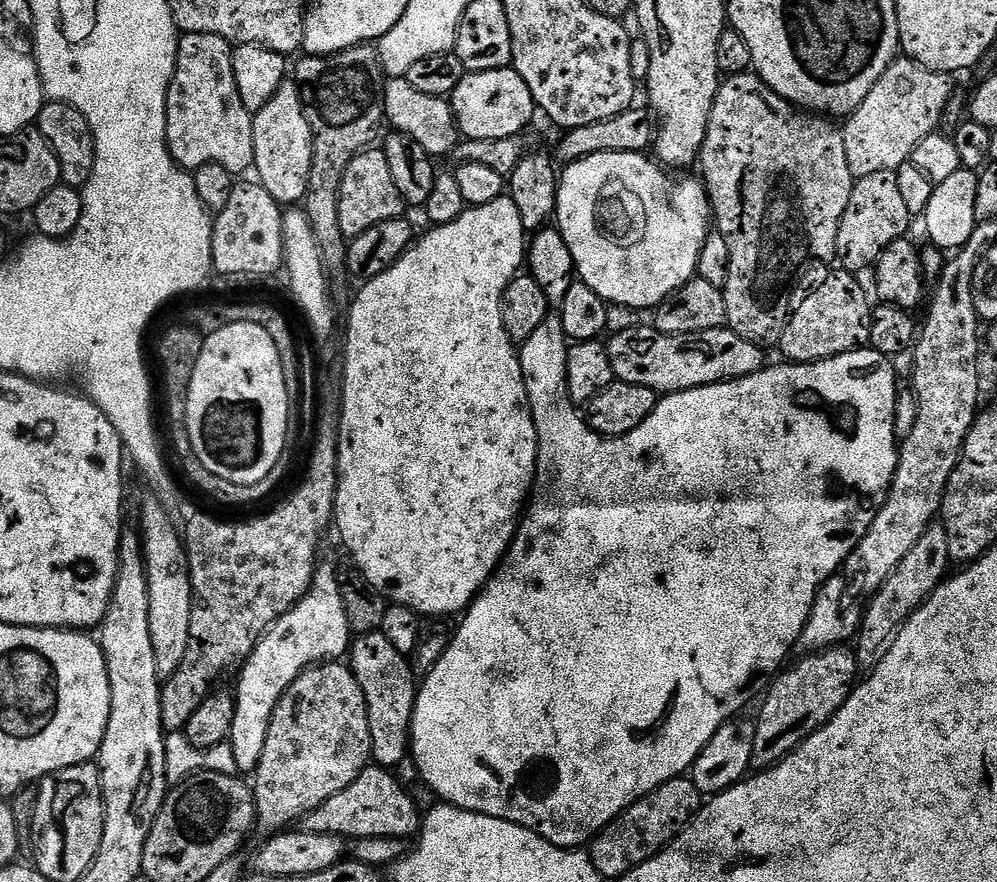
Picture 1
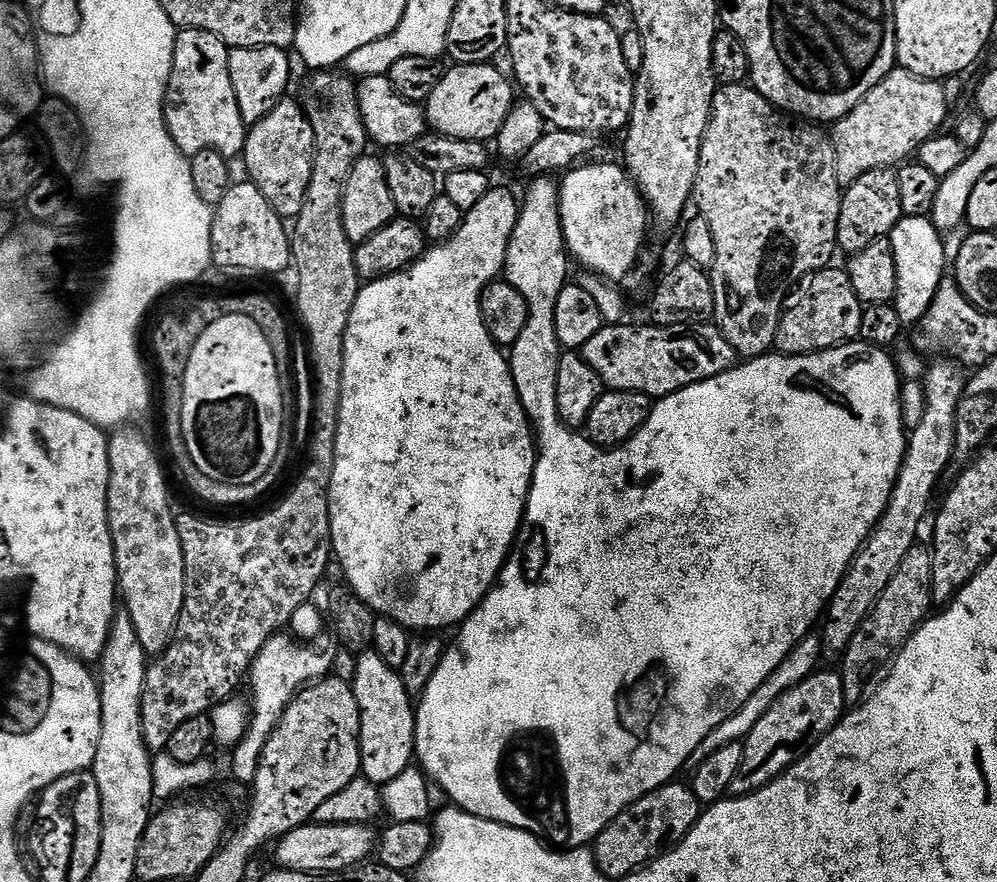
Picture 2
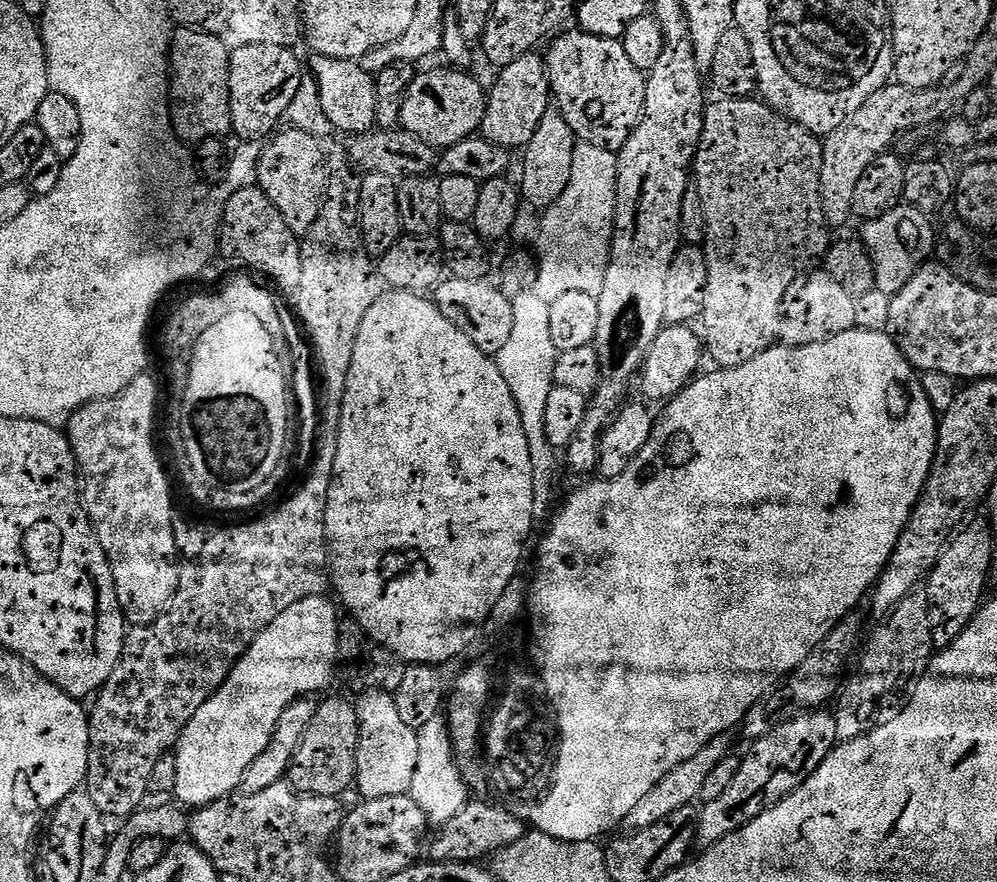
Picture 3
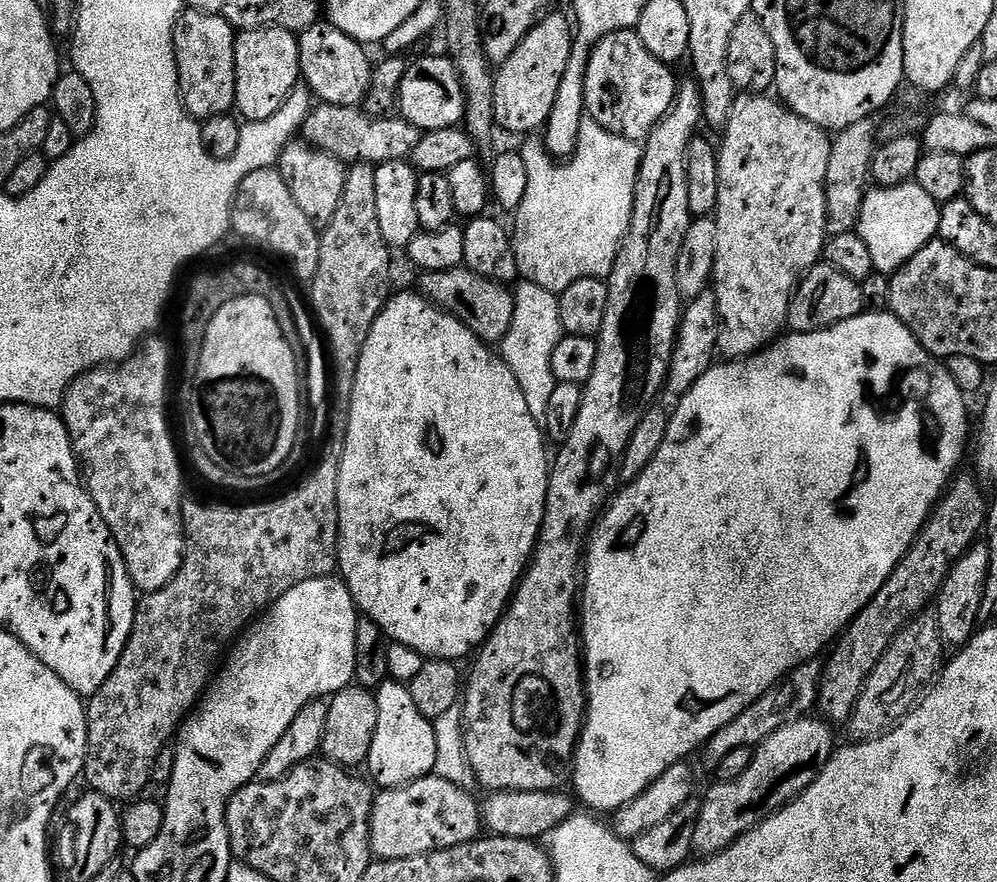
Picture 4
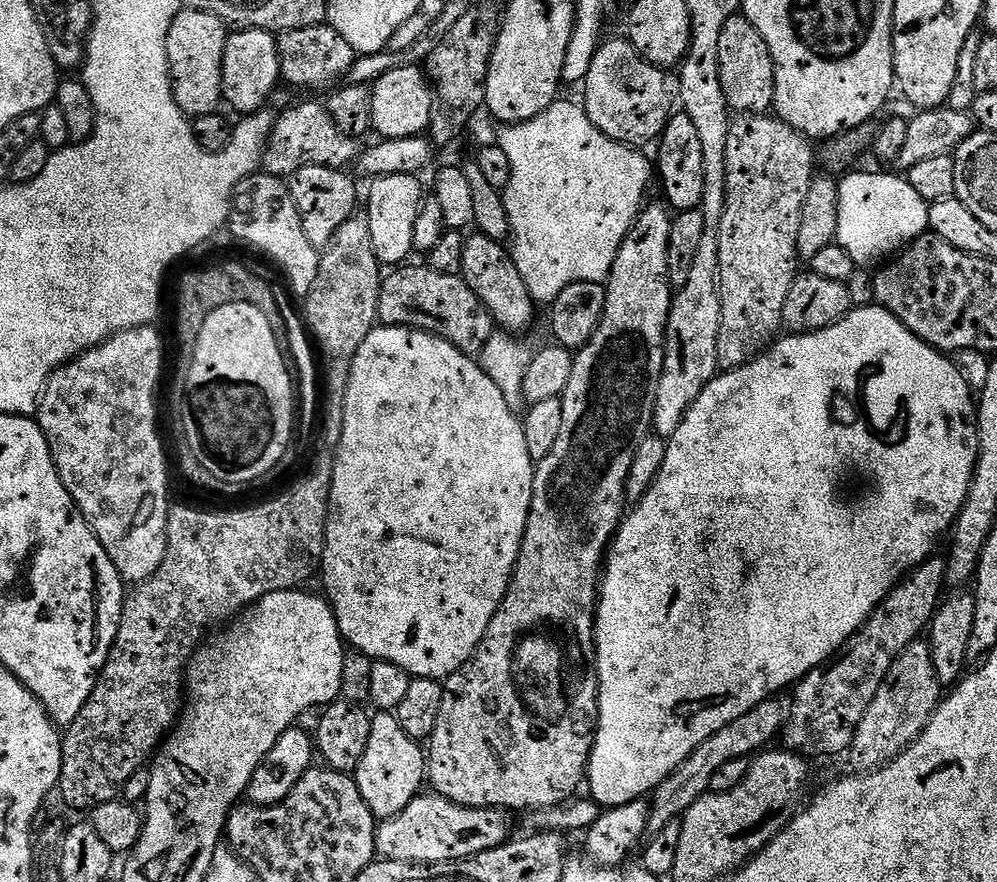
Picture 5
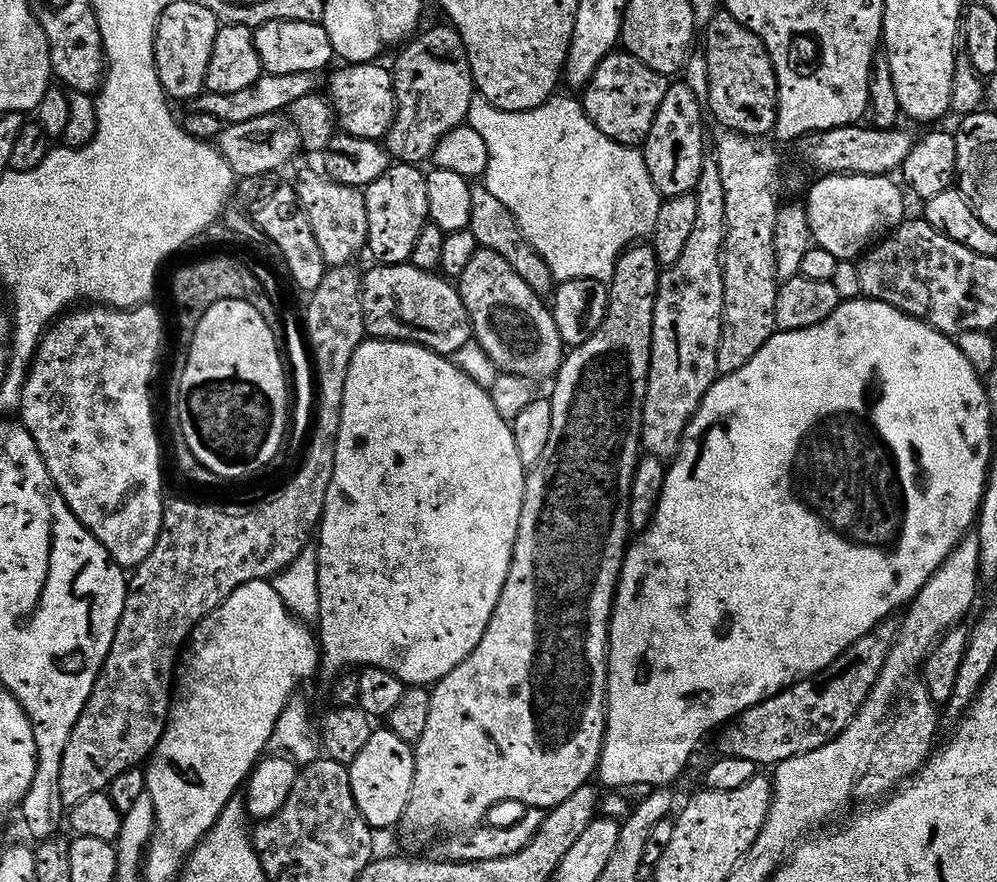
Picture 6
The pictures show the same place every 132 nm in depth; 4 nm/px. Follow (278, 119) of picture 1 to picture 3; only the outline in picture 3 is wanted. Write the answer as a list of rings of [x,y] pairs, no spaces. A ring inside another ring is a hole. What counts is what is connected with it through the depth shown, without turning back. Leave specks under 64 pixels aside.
[[[291,126],[277,131],[261,147],[260,162],[254,169],[255,183],[264,191],[266,198],[270,198],[278,214],[282,214],[282,222],[290,226],[297,238],[303,238],[310,226],[314,226],[328,185],[330,168],[324,165],[324,152],[314,137],[312,132]]]

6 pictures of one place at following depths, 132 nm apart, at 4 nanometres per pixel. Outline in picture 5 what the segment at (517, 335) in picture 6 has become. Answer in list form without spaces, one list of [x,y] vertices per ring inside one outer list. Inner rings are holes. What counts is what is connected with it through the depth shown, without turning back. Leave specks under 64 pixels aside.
[[[469,235],[464,242],[462,254],[462,278],[480,295],[486,310],[492,315],[492,323],[505,333],[524,334],[532,324],[538,311],[528,295],[528,288],[522,282],[522,274],[518,274],[518,266],[514,266],[511,251],[501,241],[491,240],[488,236]]]

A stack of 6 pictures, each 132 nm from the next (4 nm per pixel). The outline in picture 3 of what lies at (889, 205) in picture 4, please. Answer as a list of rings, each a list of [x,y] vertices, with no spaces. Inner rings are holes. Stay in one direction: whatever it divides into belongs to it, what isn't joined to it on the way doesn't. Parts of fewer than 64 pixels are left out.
[[[901,206],[892,208],[886,214],[879,216],[877,220],[867,221],[863,225],[862,239],[874,262],[876,288],[882,290],[882,294],[896,296],[898,290],[902,290],[902,286],[906,286],[906,282],[914,278],[917,270],[929,263],[938,243],[937,233],[935,231],[932,233],[932,223],[933,221],[924,213]]]

